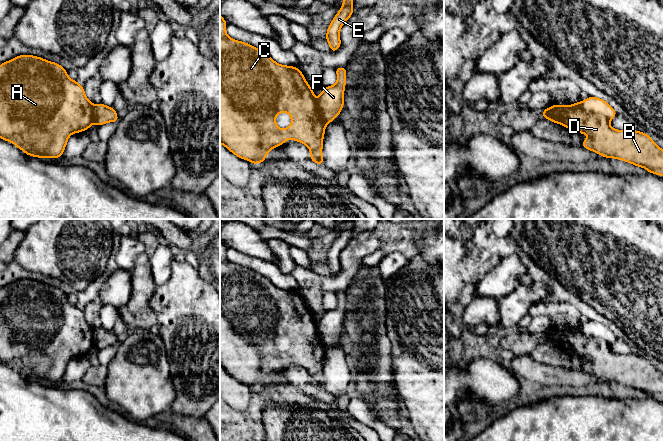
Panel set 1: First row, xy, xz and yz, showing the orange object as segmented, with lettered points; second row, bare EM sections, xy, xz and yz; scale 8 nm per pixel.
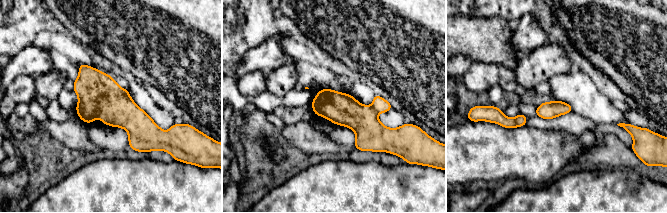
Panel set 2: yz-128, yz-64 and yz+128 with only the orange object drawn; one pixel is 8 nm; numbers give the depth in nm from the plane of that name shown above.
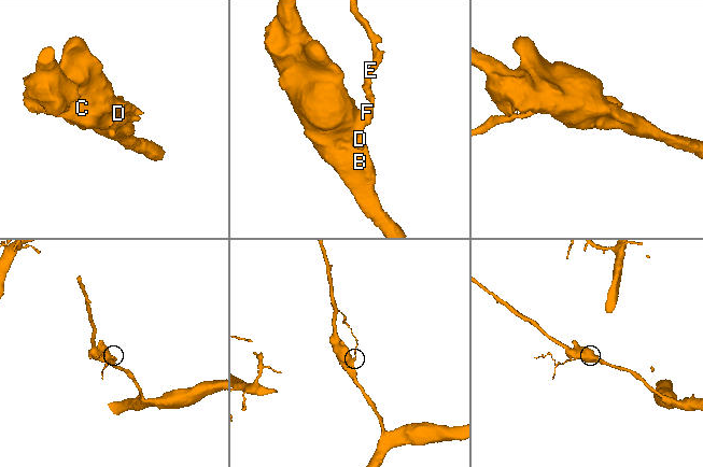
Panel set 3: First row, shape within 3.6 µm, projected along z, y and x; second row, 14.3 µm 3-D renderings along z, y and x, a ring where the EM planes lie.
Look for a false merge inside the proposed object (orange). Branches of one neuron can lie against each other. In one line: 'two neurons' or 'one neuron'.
two neurons

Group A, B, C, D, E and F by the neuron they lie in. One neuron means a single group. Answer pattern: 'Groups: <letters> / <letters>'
Groups: A B C D / E F

